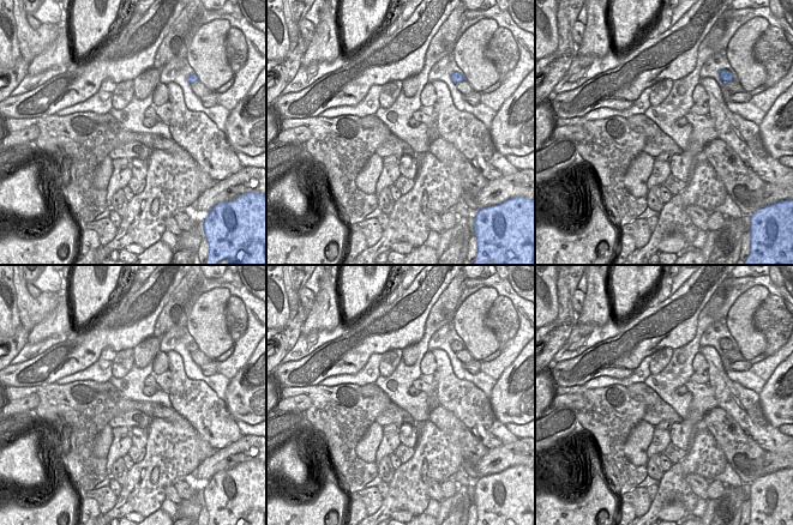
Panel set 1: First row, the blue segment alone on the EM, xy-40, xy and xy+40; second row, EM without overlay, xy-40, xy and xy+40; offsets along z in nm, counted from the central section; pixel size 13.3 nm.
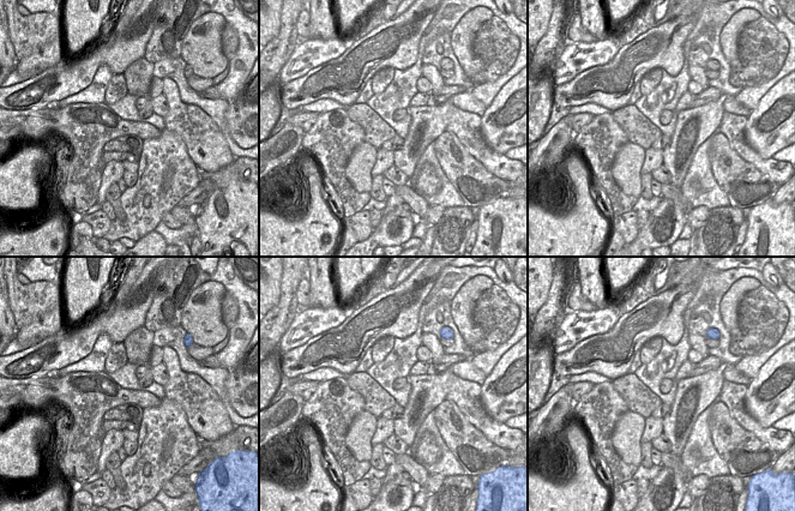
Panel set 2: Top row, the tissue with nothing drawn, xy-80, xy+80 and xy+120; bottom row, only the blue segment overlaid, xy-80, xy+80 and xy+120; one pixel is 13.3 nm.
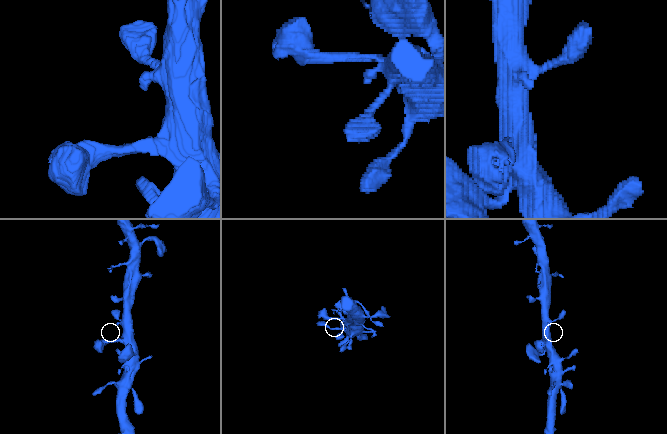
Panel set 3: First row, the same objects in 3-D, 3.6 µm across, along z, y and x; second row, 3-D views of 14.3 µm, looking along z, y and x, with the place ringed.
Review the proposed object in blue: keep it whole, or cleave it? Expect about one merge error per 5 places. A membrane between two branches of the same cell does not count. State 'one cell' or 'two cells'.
one cell

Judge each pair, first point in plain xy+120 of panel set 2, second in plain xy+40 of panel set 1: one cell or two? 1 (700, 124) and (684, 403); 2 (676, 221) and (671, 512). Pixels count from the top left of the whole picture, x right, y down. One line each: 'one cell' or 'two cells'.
1: two cells
2: one cell

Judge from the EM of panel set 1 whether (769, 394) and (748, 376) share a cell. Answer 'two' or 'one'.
two

